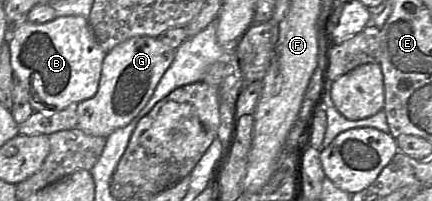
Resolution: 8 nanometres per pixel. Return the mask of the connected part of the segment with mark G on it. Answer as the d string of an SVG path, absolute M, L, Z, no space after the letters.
M149 36L132 37L116 45L104 57L96 94L76 105L76 128L106 138L115 130L129 124L153 95L174 56L174 49L158 38Z

